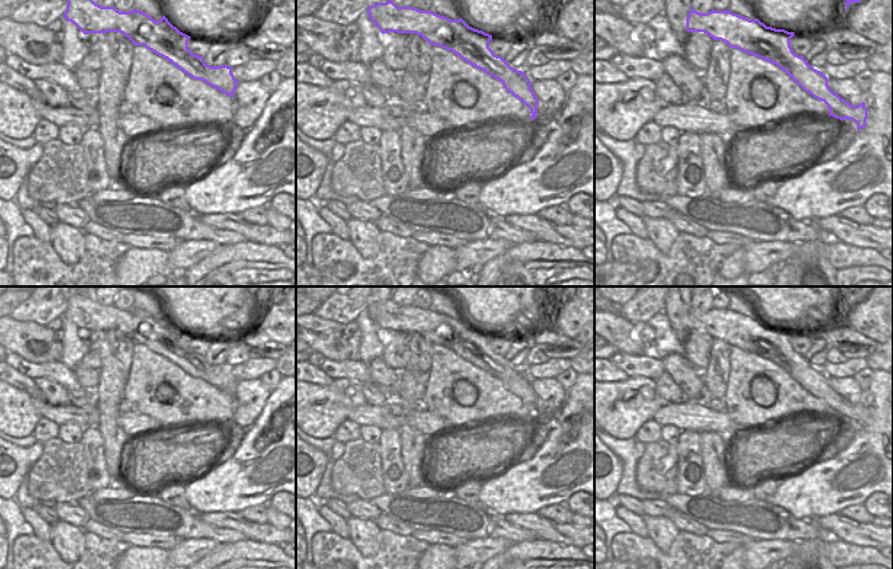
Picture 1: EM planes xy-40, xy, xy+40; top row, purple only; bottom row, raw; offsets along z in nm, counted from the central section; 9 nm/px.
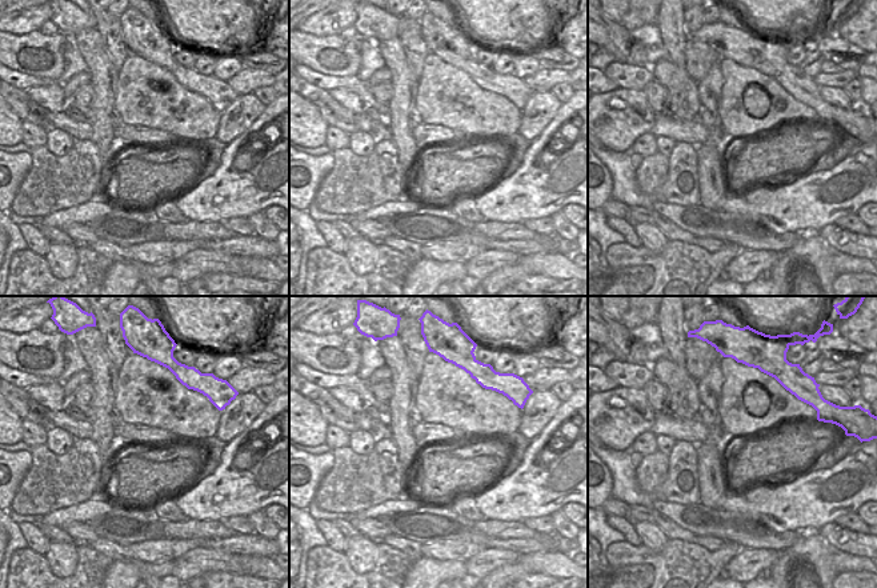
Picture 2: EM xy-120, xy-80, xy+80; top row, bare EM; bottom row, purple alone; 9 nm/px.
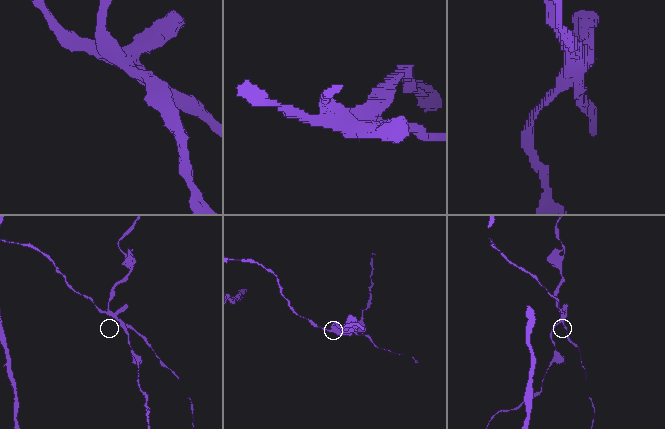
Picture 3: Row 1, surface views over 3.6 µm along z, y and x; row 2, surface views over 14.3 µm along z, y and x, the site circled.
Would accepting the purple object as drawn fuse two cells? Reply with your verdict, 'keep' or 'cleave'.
cleave

